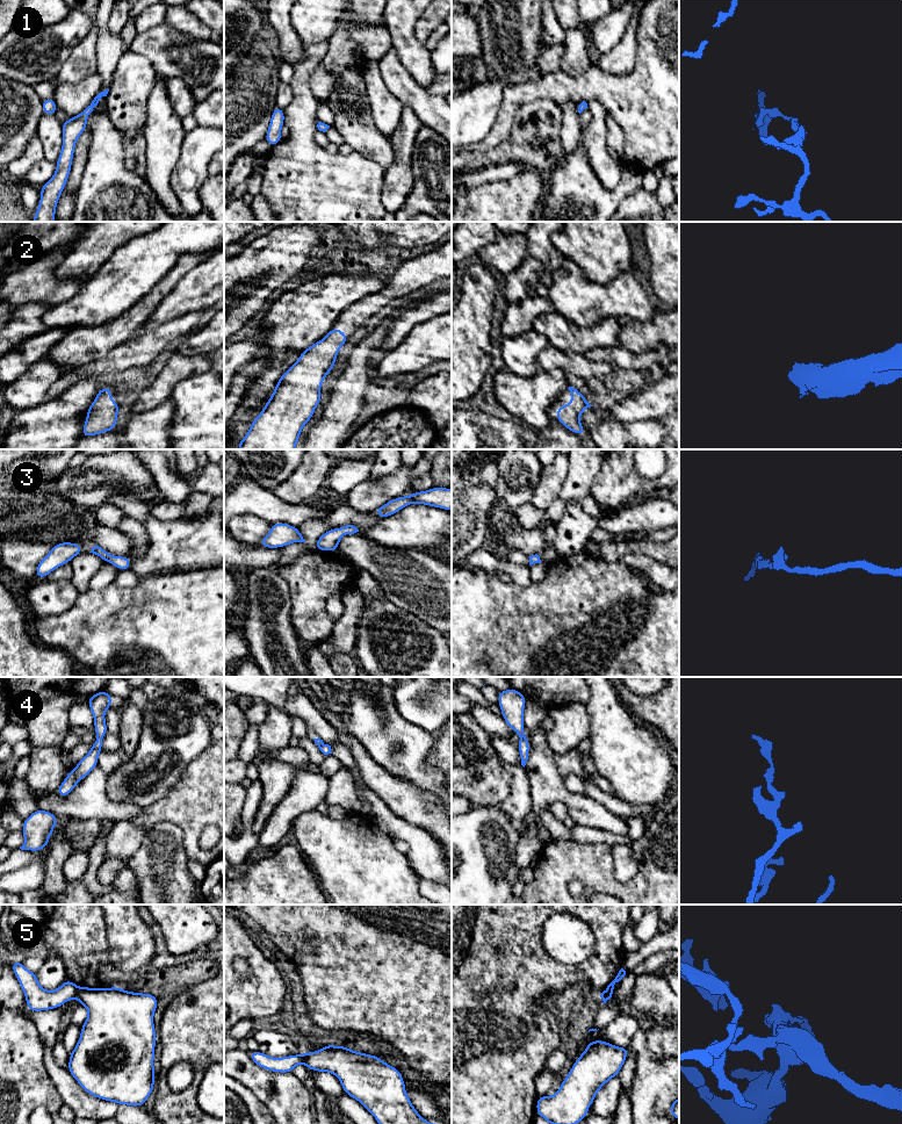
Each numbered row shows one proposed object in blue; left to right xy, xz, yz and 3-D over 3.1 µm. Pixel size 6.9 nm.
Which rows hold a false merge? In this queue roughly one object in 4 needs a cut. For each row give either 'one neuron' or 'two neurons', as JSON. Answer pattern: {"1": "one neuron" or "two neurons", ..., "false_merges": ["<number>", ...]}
{"1": "one neuron", "2": "one neuron", "3": "one neuron", "4": "one neuron", "5": "two neurons", "false_merges": ["5"]}

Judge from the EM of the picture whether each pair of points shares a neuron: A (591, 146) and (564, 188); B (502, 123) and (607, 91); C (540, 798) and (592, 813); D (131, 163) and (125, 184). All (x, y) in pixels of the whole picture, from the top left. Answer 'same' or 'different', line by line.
A: different
B: same
C: same
D: different

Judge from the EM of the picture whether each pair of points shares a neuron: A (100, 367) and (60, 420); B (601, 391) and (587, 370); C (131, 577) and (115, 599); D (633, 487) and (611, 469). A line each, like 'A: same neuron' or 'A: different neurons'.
A: different neurons
B: same neuron
C: different neurons
D: same neuron

